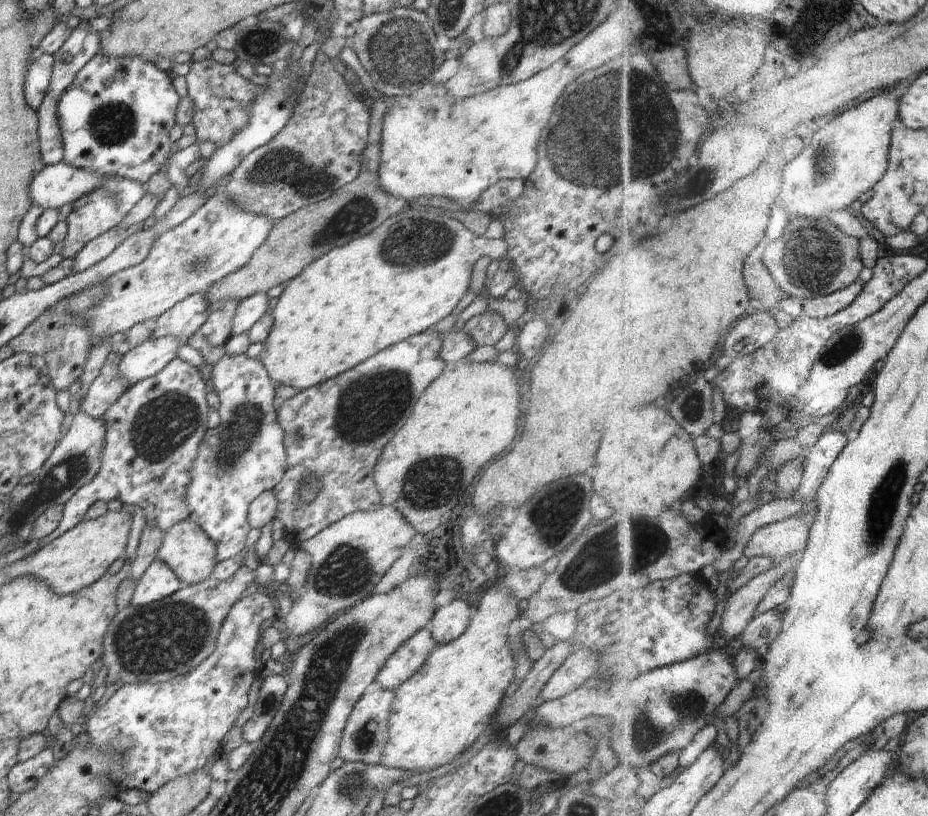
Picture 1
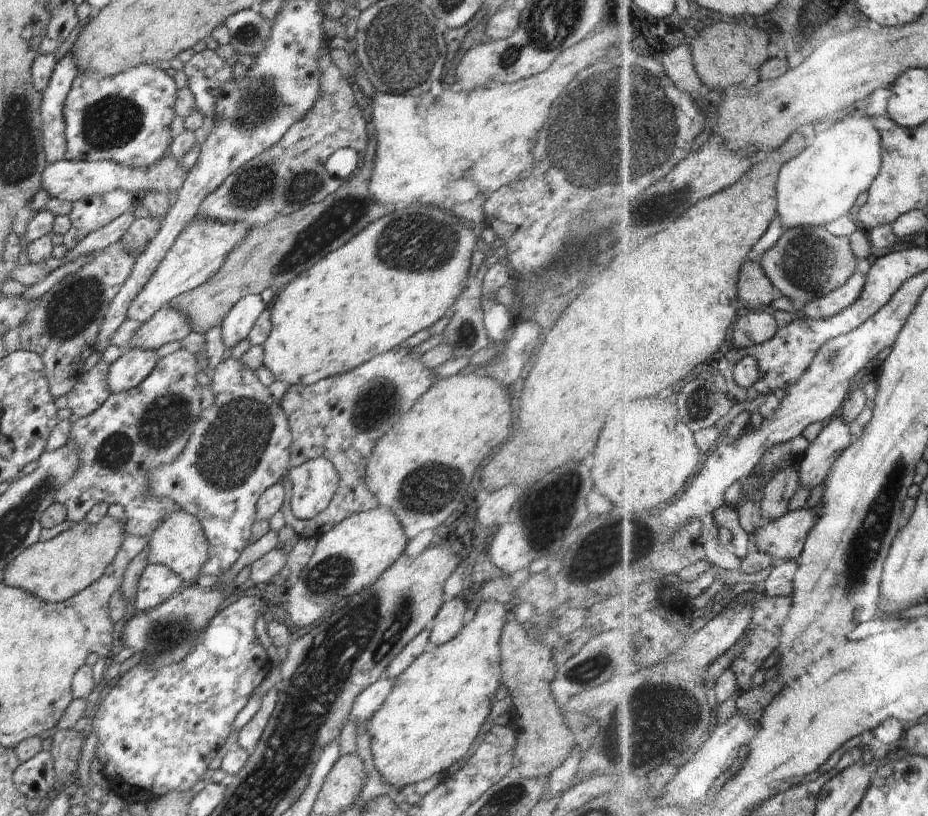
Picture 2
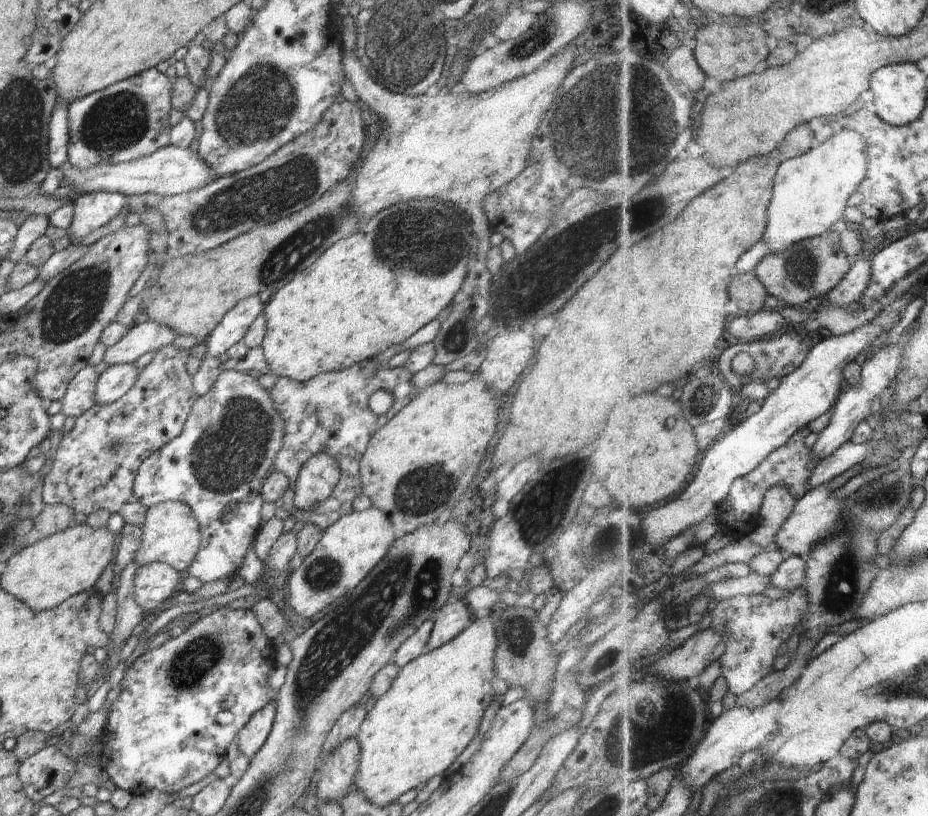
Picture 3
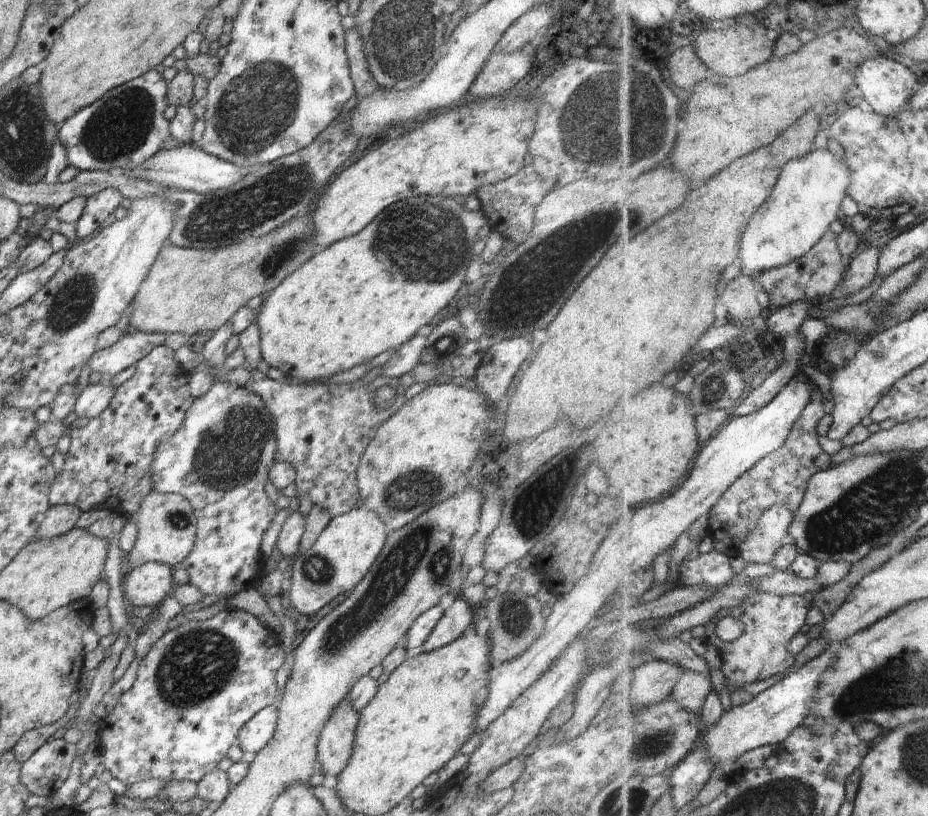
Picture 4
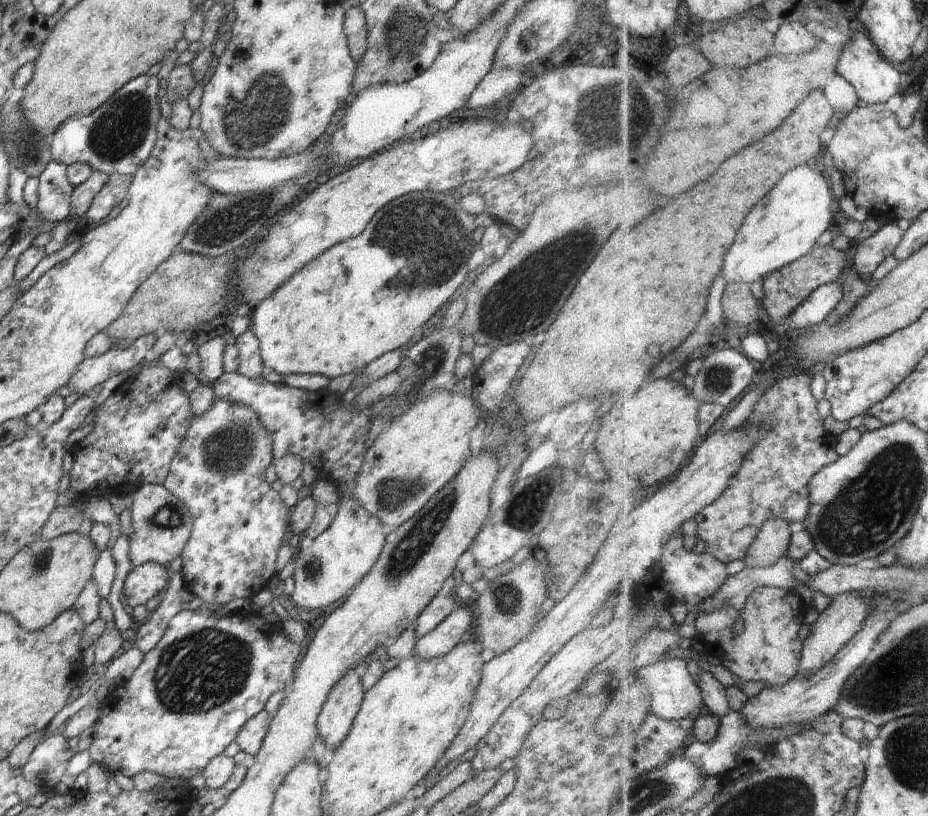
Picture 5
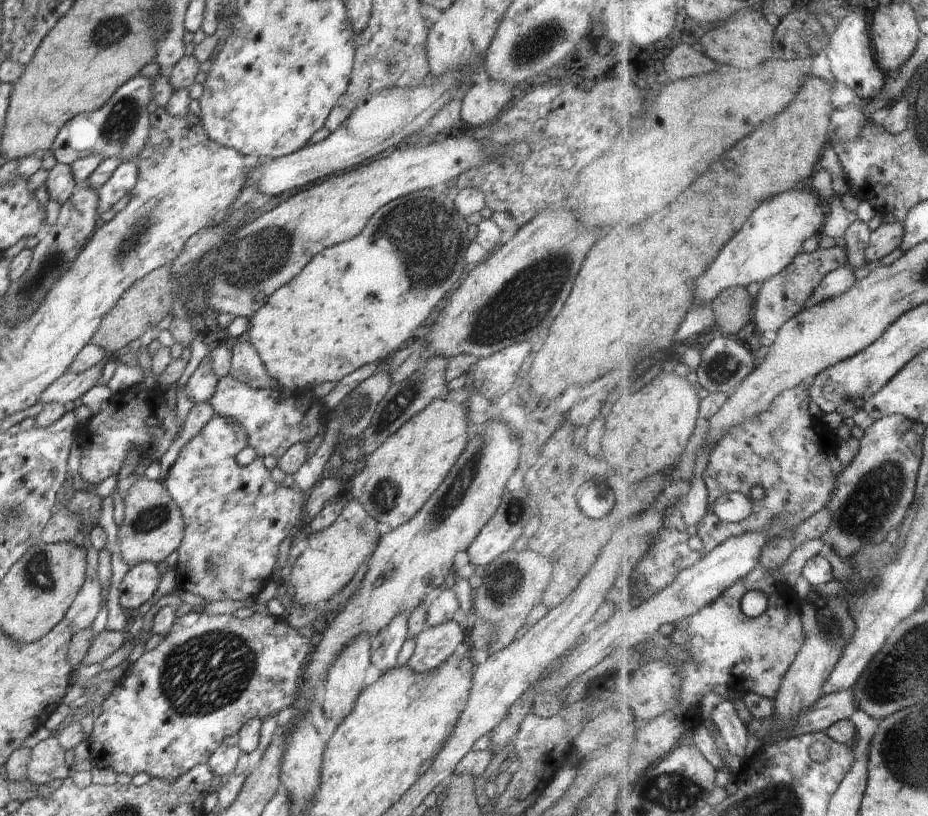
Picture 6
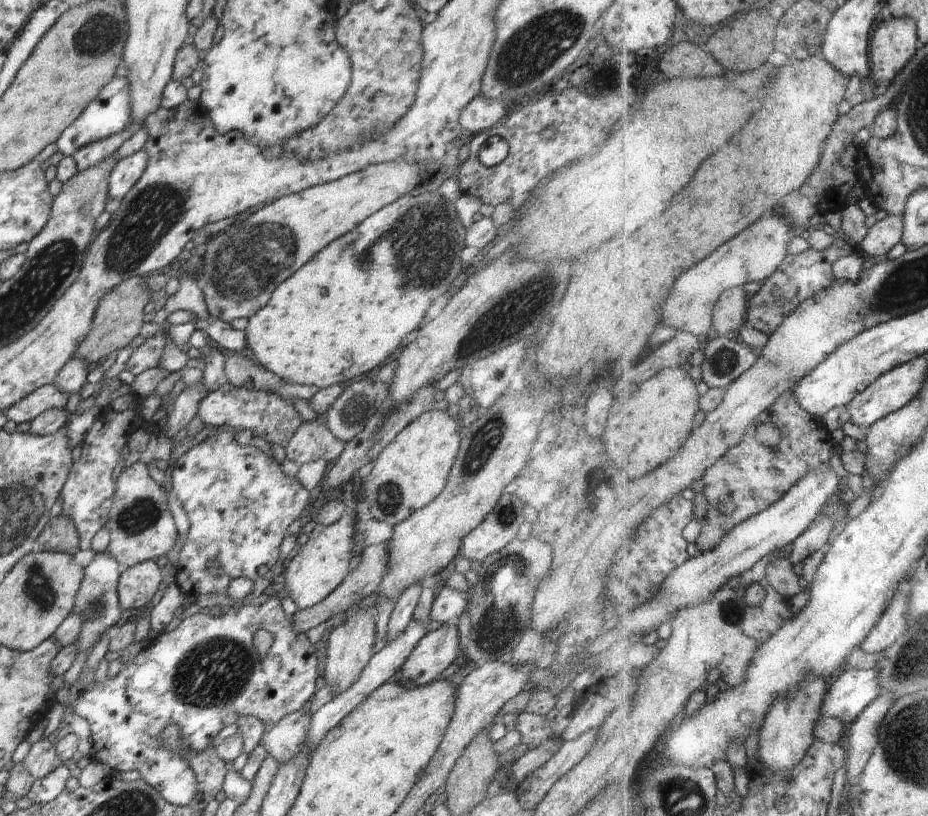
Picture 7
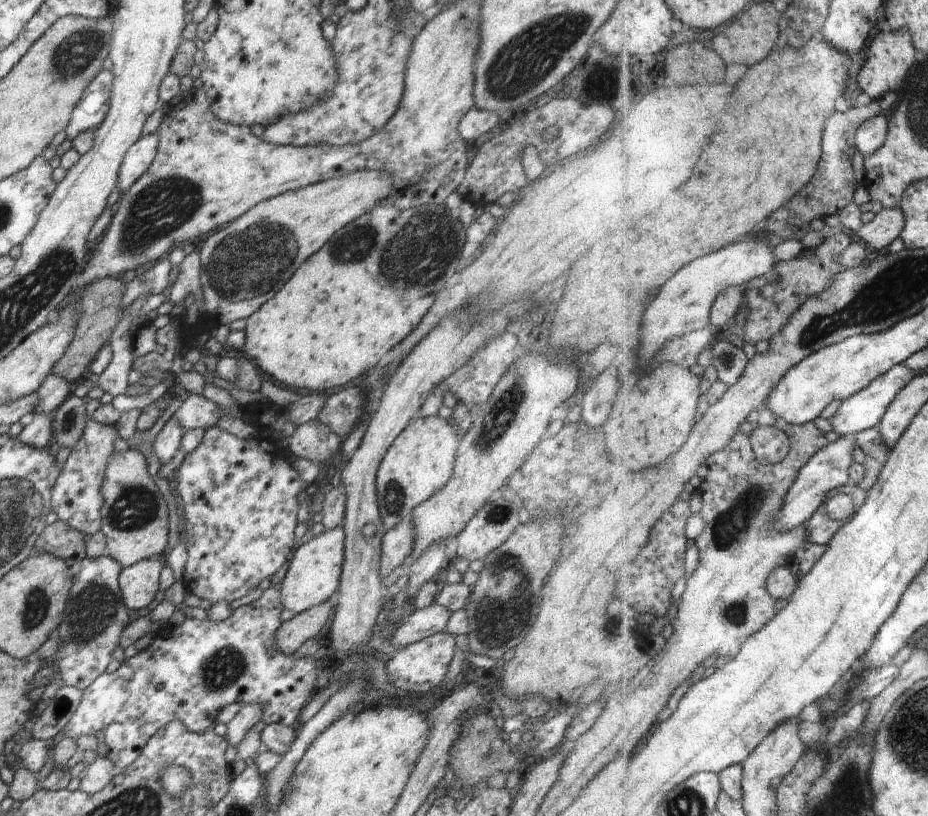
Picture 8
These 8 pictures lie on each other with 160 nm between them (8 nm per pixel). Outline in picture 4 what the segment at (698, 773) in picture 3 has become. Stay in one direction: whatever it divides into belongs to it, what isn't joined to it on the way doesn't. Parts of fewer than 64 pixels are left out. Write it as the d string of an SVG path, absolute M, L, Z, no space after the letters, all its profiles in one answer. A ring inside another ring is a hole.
M829 647L823 654L808 661L795 673L788 675L779 683L761 692L754 700L745 705L735 705L734 708L726 711L725 715L720 719L720 722L707 730L707 735L704 736L702 740L709 749L711 757L717 766L716 772L721 770L727 771L731 766L737 766L739 760L745 754L757 748L768 745L785 744L790 738L790 735L806 722L806 718L808 718L809 714L809 702L813 700L813 696L816 694L816 690L818 690L821 684L822 675L830 670L834 663L835 652Z

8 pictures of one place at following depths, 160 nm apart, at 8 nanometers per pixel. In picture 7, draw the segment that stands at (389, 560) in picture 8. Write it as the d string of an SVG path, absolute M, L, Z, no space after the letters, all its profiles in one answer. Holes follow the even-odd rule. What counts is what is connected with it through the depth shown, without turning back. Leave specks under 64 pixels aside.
M387 543L377 544L376 546L366 547L362 550L357 562L354 563L351 571L346 575L342 583L338 585L322 602L311 606L311 608L298 609L290 619L292 628L301 636L308 632L310 628L329 622L336 614L347 612L347 609L354 608L363 598L366 598L372 592L377 592L377 589L384 578L387 571L388 560Z

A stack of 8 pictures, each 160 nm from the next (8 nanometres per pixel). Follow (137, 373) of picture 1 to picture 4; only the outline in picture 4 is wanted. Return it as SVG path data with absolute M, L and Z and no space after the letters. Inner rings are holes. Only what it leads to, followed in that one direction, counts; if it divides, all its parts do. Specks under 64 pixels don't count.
M112 377L106 380L89 384L83 392L77 396L75 409L78 418L96 418L110 404L117 388L111 383Z

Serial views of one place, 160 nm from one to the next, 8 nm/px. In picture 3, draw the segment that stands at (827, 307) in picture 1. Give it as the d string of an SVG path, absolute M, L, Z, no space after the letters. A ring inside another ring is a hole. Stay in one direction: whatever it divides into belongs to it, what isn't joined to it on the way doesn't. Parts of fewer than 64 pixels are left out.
M871 257L858 260L844 281L837 286L826 298L834 307L839 309L860 302L873 281L873 263Z

